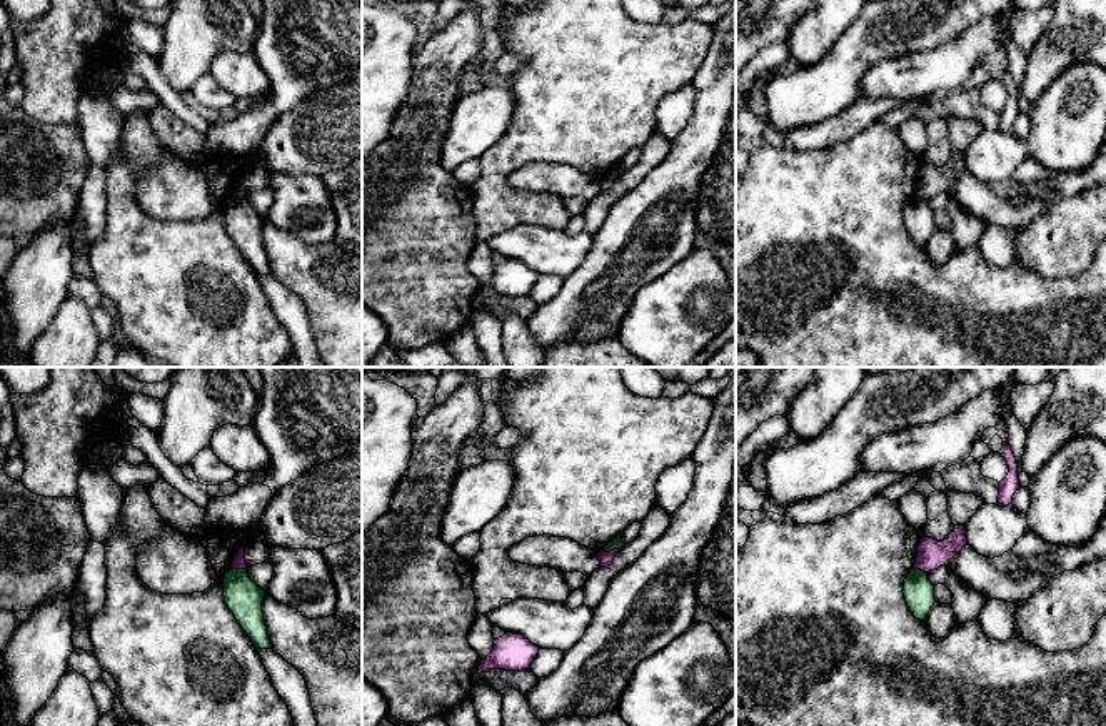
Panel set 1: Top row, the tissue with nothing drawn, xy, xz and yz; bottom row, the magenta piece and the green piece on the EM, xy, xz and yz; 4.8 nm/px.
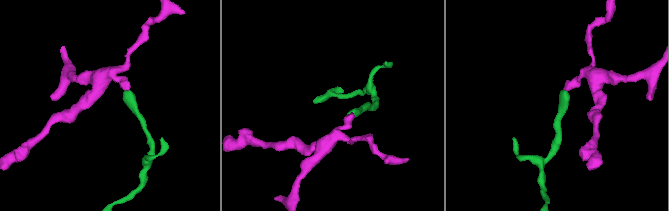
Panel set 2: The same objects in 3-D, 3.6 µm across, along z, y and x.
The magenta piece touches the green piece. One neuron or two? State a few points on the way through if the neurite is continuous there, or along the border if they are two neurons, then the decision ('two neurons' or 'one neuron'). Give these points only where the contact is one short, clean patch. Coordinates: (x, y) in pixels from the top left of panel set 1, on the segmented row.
border along xz (618, 548), (603, 551); two neurons

